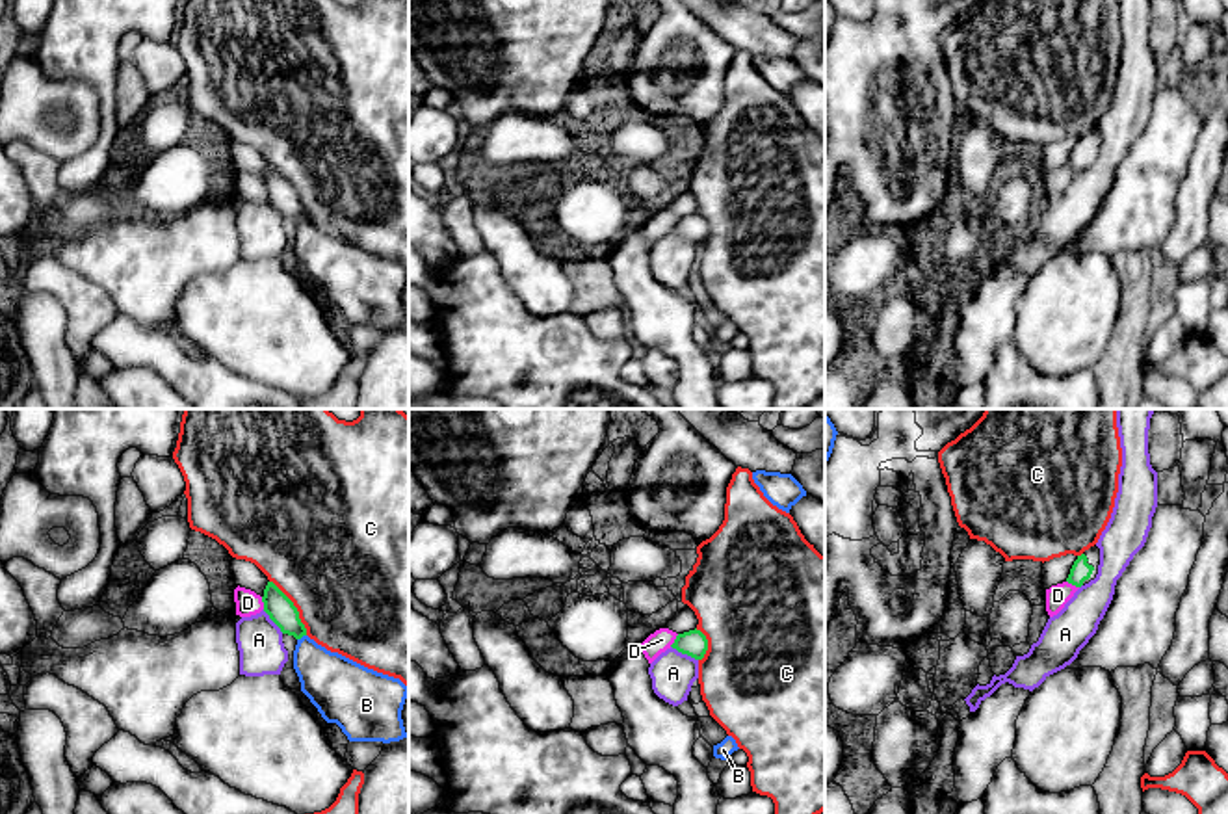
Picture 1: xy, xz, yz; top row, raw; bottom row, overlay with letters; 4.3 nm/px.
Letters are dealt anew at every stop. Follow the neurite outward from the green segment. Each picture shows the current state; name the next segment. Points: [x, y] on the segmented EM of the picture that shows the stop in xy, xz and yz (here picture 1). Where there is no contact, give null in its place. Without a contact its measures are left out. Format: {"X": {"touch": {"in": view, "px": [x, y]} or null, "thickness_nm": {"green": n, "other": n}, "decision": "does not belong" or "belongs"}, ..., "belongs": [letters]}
{"A": {"touch": {"in": "xz", "px": [684, 653]}, "thickness_nm": {"green": 120, "other": 190}, "decision": "does not belong"}, "B": {"touch": {"in": "xy", "px": [301, 636]}, "thickness_nm": {"green": 120, "other": 260}, "decision": "does not belong"}, "C": {"touch": {"in": "xy", "px": [296, 608]}, "thickness_nm": {"green": 120, "other": 500}, "decision": "does not belong"}, "D": {"touch": {"in": "xy", "px": [262, 601]}, "thickness_nm": {"green": 120, "other": 110}, "decision": "does not belong"}, "belongs": []}

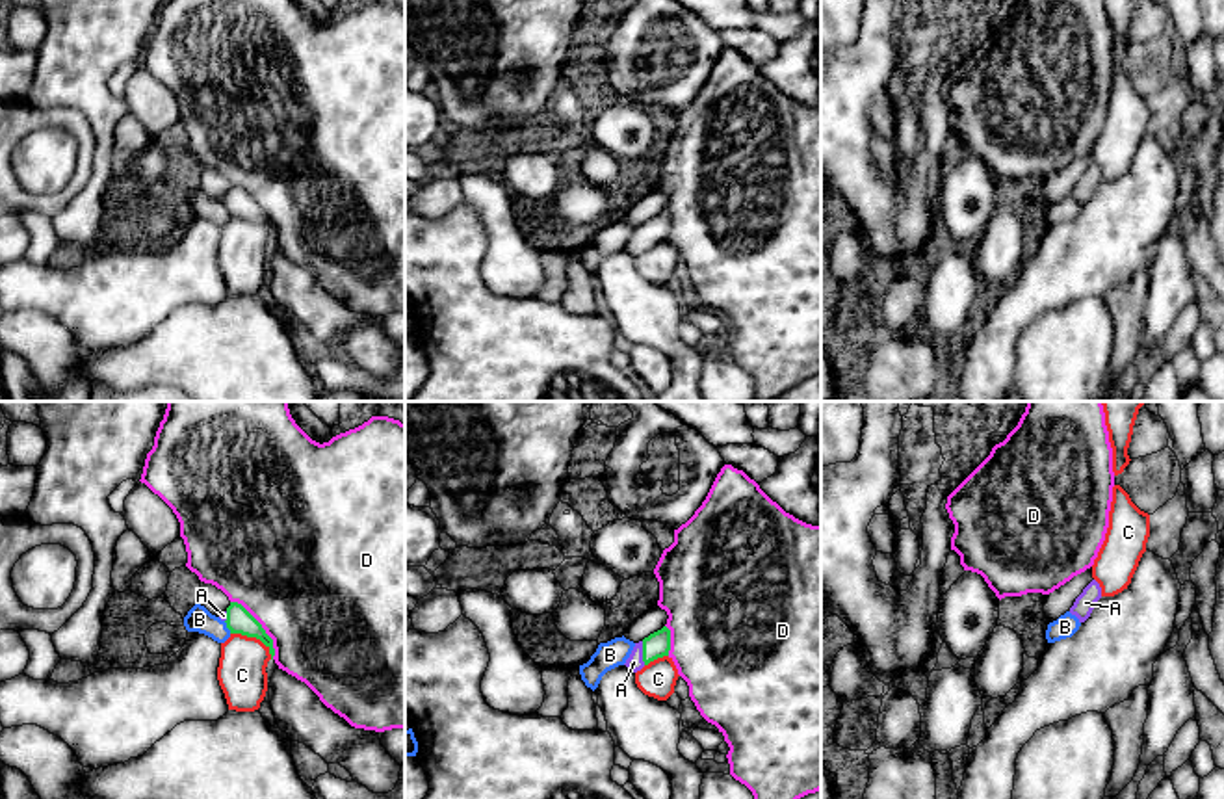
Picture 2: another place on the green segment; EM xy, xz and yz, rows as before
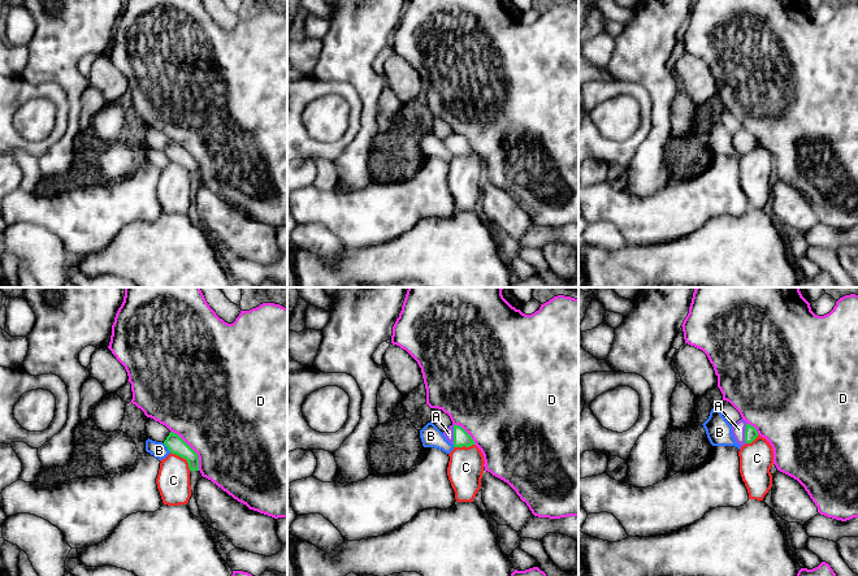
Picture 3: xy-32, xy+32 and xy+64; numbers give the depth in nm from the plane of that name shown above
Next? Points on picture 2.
{"A": {"touch": {"in": "xz", "px": [643, 653]}, "thickness_nm": {"green": 110, "other": 70}, "decision": "belongs"}, "B": {"touch": {"in": "xy", "px": [227, 627]}, "thickness_nm": {"green": 110, "other": 110}, "decision": "does not belong"}, "C": {"touch": {"in": "xy", "px": [255, 636]}, "thickness_nm": {"green": 110, "other": 220}, "decision": "does not belong"}, "D": {"touch": {"in": "xy", "px": [260, 627]}, "thickness_nm": {"green": 110, "other": 480}, "decision": "does not belong"}, "belongs": ["A"]}

